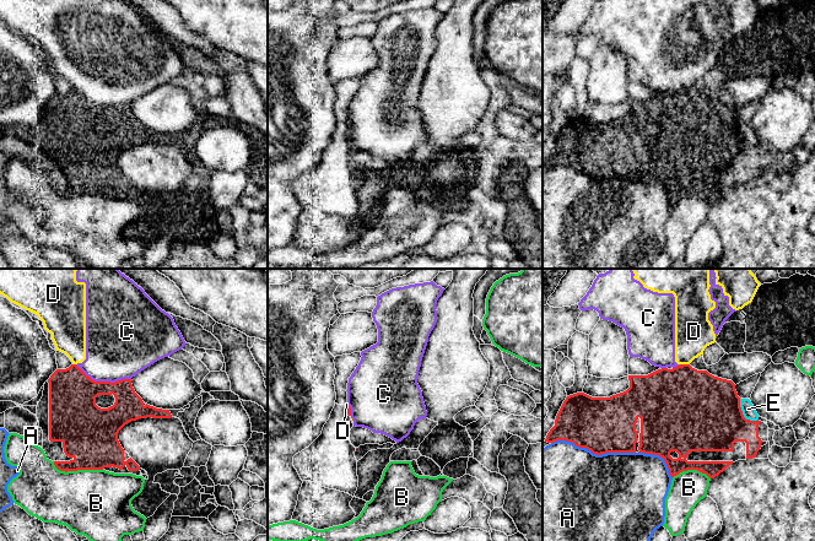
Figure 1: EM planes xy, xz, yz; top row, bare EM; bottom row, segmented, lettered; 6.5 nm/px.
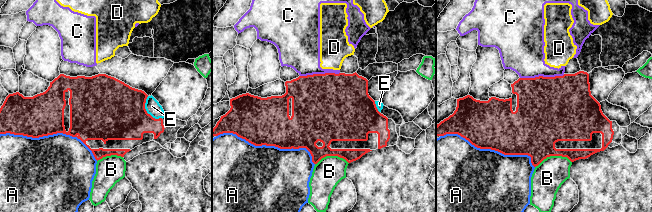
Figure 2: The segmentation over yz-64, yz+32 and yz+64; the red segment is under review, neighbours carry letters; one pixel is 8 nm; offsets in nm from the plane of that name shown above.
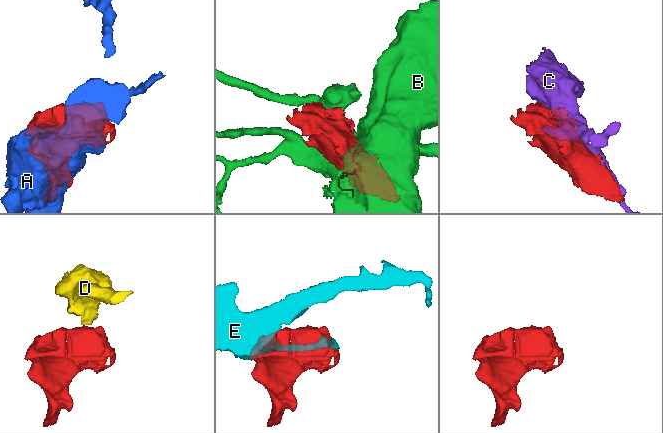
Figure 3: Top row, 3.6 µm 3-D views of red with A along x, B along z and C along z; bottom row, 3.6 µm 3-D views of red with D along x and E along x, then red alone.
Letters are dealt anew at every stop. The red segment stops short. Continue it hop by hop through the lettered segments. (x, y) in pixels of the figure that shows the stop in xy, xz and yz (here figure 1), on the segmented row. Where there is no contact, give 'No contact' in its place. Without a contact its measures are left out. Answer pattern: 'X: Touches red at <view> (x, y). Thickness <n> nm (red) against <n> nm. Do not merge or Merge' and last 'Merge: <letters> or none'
A: Touches red at yz (593, 453). Thickness 360 nm (red) against 500 nm. Do not merge
B: Touches red at xy (76, 470). Thickness 360 nm (red) against 440 nm. Do not merge
C: Touches red at xy (103, 382). Thickness 300 nm (red) against 420 nm. Do not merge
D: Touches red at yz (685, 364). Thickness 480 nm (red) against 240 nm. Do not merge
E: Touches red at yz (741, 414). Thickness 480 nm (red) against 90 nm. Do not merge
Merge: none

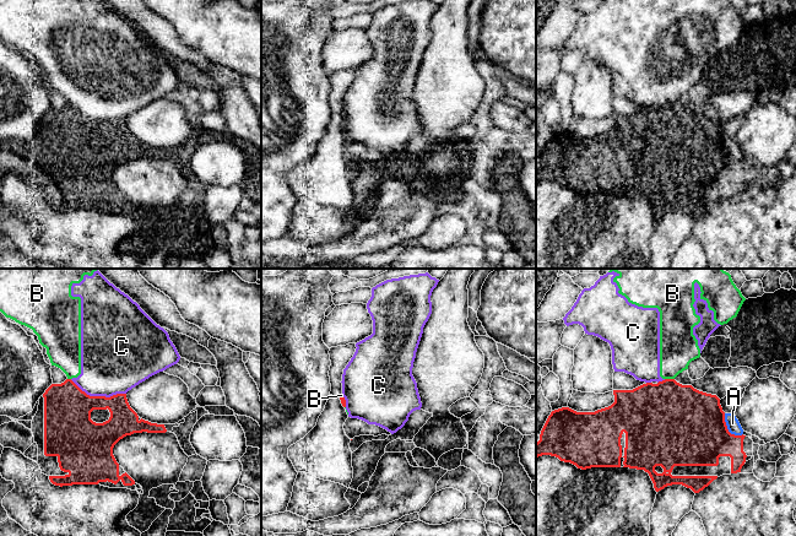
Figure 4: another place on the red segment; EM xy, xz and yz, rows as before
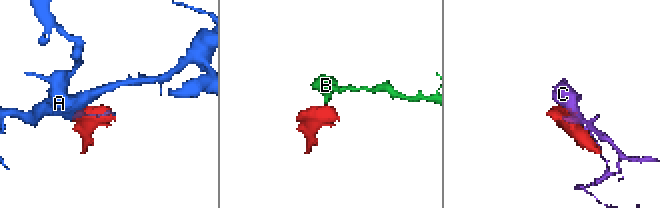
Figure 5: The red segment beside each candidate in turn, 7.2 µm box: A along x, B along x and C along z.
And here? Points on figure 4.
A: Touches red at yz (726, 428). Thickness 480 nm (red) against 90 nm. Do not merge
B: Touches red at yz (670, 379). Thickness 480 nm (red) against 240 nm. Do not merge
C: Touches red at xy (98, 396). Thickness 300 nm (red) against 420 nm. Do not merge
Merge: none

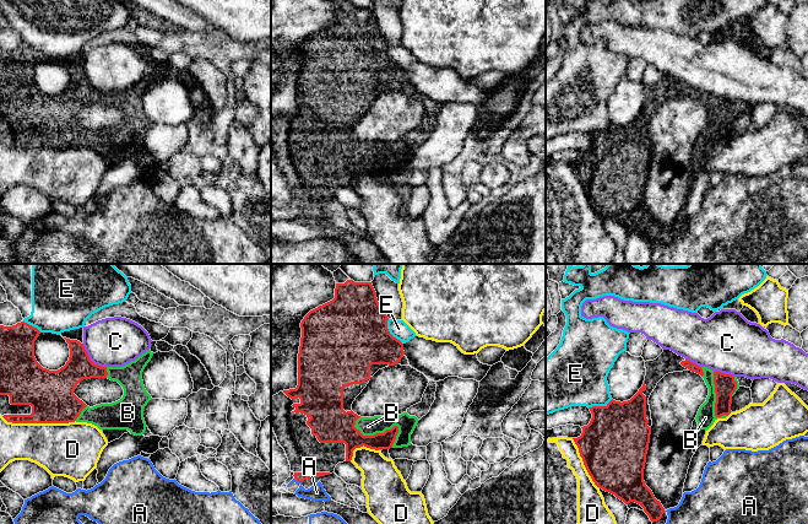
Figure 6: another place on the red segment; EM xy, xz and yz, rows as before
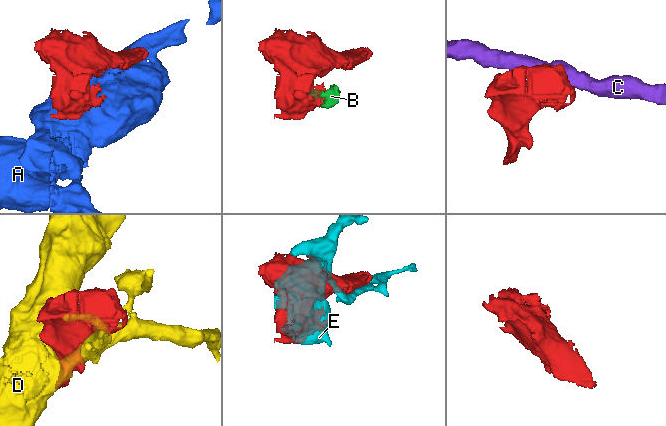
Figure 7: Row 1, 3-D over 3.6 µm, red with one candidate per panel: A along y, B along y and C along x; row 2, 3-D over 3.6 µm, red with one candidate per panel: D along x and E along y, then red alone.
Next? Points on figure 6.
A: Touches red at xz (298, 481). Thickness 60 nm (red) against 110 nm. Do not merge
B: Touches red at xz (384, 432). Thickness 140 nm (red) against 130 nm. Merge
C: Touches red at xy (90, 360). Thickness 200 nm (red) against 320 nm. Do not merge
D: Touches red at xy (38, 422). Thickness 300 nm (red) against 360 nm. Do not merge
E: Touches red at xz (389, 331). Thickness 480 nm (red) against 120 nm. Do not merge
Merge: B

